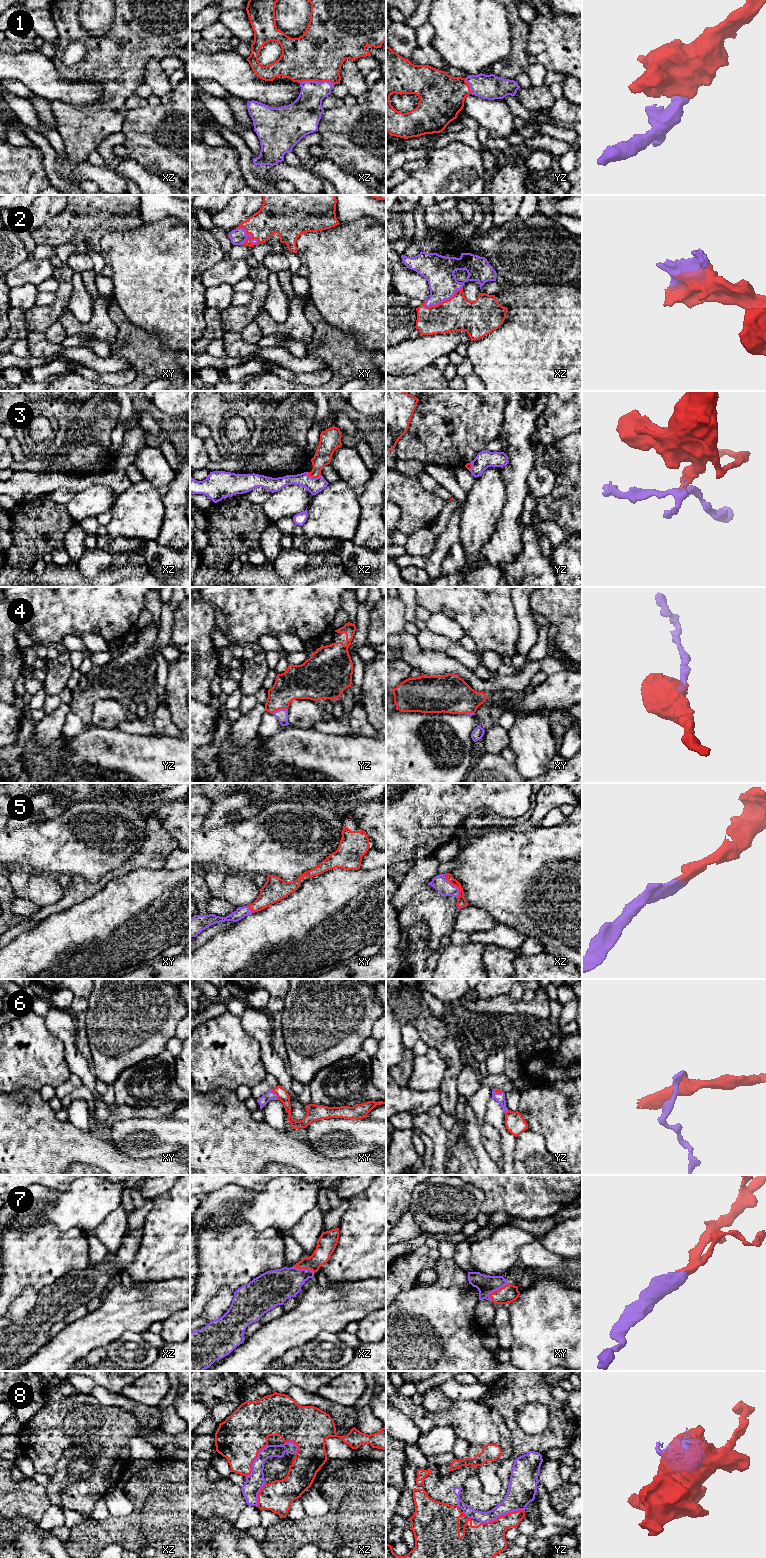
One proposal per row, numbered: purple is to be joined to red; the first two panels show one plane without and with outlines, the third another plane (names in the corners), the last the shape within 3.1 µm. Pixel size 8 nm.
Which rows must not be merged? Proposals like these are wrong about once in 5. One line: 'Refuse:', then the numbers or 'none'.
Refuse: 8

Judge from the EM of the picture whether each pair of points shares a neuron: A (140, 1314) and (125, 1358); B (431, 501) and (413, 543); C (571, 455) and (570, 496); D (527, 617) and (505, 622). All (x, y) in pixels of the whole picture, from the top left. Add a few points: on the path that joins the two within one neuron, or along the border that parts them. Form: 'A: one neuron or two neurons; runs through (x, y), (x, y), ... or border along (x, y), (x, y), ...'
A: two neurons; border along (140, 1333), (125, 1331), (112, 1341)
B: two neurons; border along (429, 526), (419, 528), (405, 537)
C: one neuron; runs through (570, 465), (570, 486)
D: two neurons; border along (510, 597), (519, 625), (519, 639), (516, 644)

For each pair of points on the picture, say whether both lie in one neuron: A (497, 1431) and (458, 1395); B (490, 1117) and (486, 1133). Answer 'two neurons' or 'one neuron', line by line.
A: two neurons
B: two neurons

